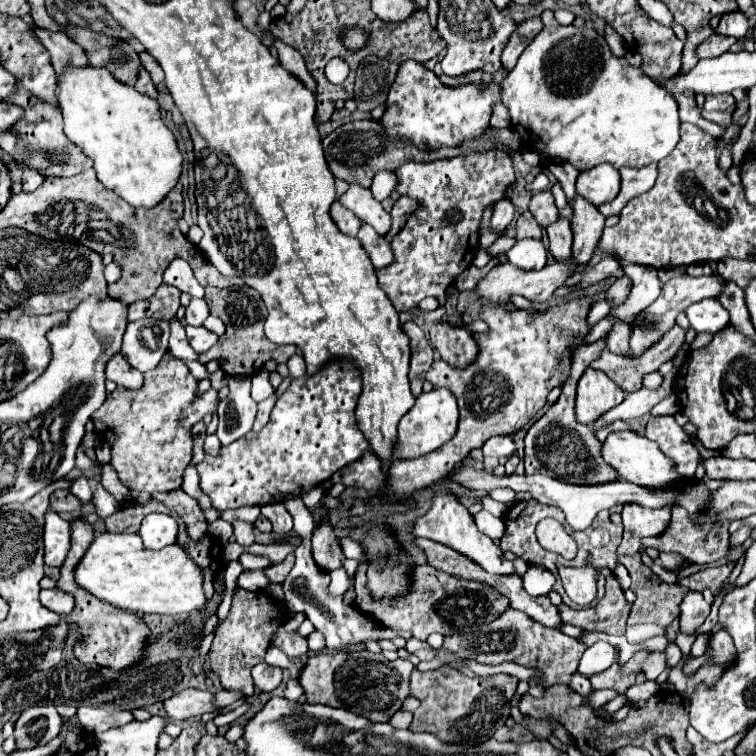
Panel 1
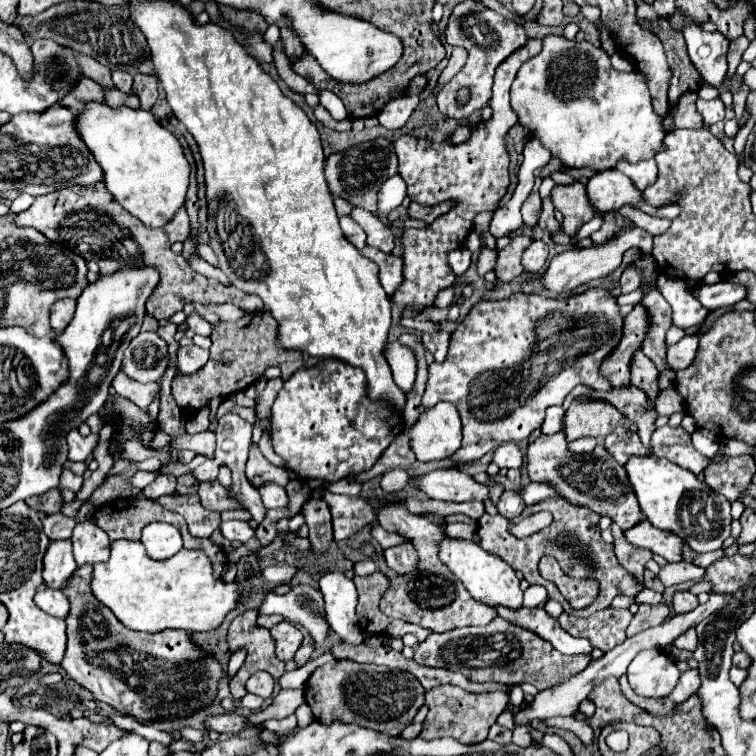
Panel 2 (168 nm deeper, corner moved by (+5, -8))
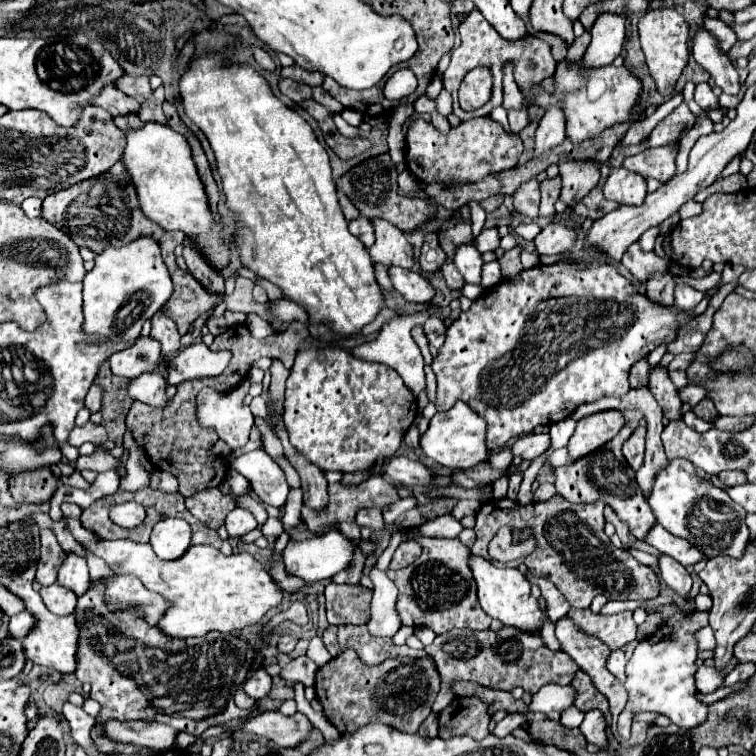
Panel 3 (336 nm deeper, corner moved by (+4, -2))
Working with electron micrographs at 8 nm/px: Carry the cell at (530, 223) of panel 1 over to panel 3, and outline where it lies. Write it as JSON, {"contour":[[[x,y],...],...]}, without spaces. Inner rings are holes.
{"contour":[[[515,246],[513,250],[505,252],[505,254],[503,254],[503,258],[499,258],[503,278],[511,278],[511,276],[515,276],[515,274],[519,274],[519,272],[523,270],[521,260],[519,260],[519,252],[521,252],[521,248],[519,248],[519,246]]]}

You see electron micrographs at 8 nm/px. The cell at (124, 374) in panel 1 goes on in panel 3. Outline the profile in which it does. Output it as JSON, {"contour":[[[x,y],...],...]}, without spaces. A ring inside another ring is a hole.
{"contour":[[[145,372],[129,384],[129,394],[139,402],[145,402],[155,408],[163,408],[169,402],[169,398],[165,396],[165,388],[167,388],[167,382],[161,374]]]}

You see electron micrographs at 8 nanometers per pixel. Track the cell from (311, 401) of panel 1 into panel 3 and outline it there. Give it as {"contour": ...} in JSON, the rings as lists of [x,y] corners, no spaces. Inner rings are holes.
{"contour":[[[339,346],[299,350],[287,380],[283,406],[283,420],[291,444],[319,468],[337,472],[365,472],[373,462],[391,458],[417,416],[417,400],[395,370],[379,362],[359,360],[347,348]]]}

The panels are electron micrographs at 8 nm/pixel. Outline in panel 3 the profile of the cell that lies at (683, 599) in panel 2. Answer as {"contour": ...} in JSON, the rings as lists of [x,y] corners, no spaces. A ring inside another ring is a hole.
{"contour":[[[661,554],[657,558],[657,562],[659,562],[661,578],[667,582],[667,586],[671,590],[675,590],[677,594],[687,596],[689,590],[691,590],[691,576],[689,576],[689,572],[679,562],[671,560],[667,554]]]}

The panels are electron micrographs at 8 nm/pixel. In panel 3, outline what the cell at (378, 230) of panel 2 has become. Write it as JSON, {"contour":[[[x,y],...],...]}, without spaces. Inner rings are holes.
{"contour":[[[381,218],[373,220],[375,226],[375,246],[369,250],[373,264],[383,264],[385,268],[401,266],[411,270],[415,266],[413,246],[407,242],[405,234],[391,226],[391,222],[383,222]]]}

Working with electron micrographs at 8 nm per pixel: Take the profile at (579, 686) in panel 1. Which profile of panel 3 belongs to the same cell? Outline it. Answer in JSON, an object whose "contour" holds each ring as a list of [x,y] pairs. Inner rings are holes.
{"contour":[[[591,710],[591,712],[587,712],[585,714],[585,720],[581,722],[581,726],[579,726],[579,730],[581,730],[581,734],[585,736],[585,740],[589,742],[589,744],[595,744],[595,746],[599,746],[599,748],[607,748],[609,744],[607,744],[607,734],[605,734],[605,716],[599,712],[599,710]]]}

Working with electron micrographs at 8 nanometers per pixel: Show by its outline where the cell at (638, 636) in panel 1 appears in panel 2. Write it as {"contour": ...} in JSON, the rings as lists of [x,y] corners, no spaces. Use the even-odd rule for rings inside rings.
{"contour":[[[688,630],[688,632],[684,632],[684,634],[682,634],[682,636],[678,636],[672,644],[674,644],[676,648],[684,648],[684,650],[694,652],[694,648],[696,648],[696,644],[698,644],[696,630]]]}

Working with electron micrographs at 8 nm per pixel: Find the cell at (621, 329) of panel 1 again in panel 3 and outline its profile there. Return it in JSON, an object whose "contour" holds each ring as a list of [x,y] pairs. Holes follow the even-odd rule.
{"contour":[[[659,366],[651,368],[651,378],[649,378],[649,390],[663,408],[663,414],[667,420],[679,420],[683,418],[681,412],[681,398],[679,398],[679,388],[669,380],[669,374],[663,374]]]}

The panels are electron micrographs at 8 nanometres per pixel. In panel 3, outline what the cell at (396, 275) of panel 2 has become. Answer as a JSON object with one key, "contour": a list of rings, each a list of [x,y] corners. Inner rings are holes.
{"contour":[[[391,268],[389,270],[391,284],[397,292],[401,292],[409,302],[417,304],[429,304],[431,298],[435,296],[435,288],[427,280],[427,276],[413,272],[413,270],[403,270],[403,268]]]}

